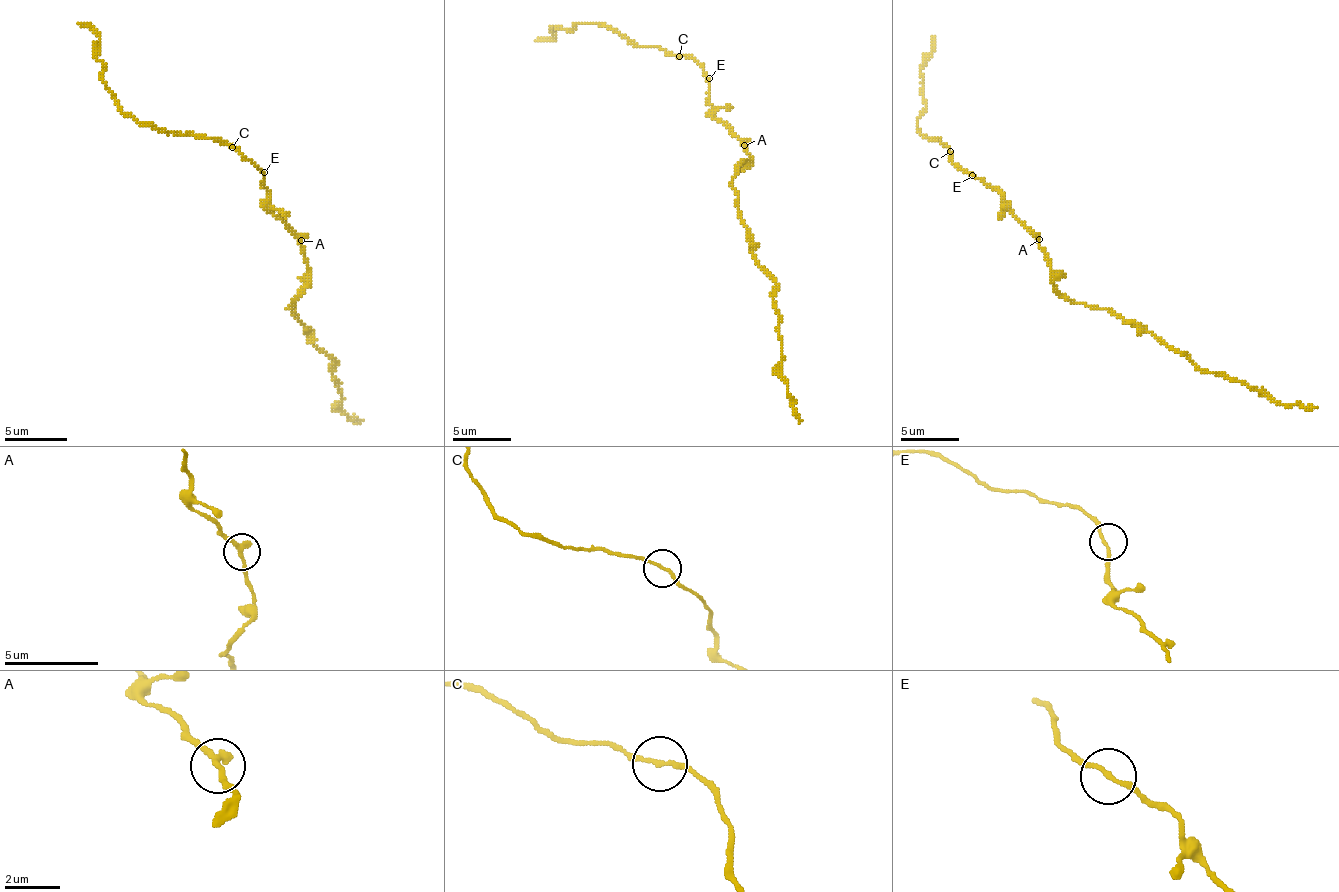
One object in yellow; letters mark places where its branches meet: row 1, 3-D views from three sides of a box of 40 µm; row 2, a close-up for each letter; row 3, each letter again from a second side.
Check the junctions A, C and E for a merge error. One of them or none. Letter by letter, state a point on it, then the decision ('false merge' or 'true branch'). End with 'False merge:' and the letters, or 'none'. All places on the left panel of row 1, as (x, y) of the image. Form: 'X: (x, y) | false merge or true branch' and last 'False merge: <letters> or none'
A: (301, 240) | true branch
C: (232, 147) | false merge
E: (264, 172) | true branch
False merge: C

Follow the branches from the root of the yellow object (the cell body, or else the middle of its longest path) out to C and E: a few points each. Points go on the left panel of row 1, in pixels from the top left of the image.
C: (298, 240), (267, 209), (264, 175), (233, 147)
E: (298, 240), (267, 209), (264, 172)

